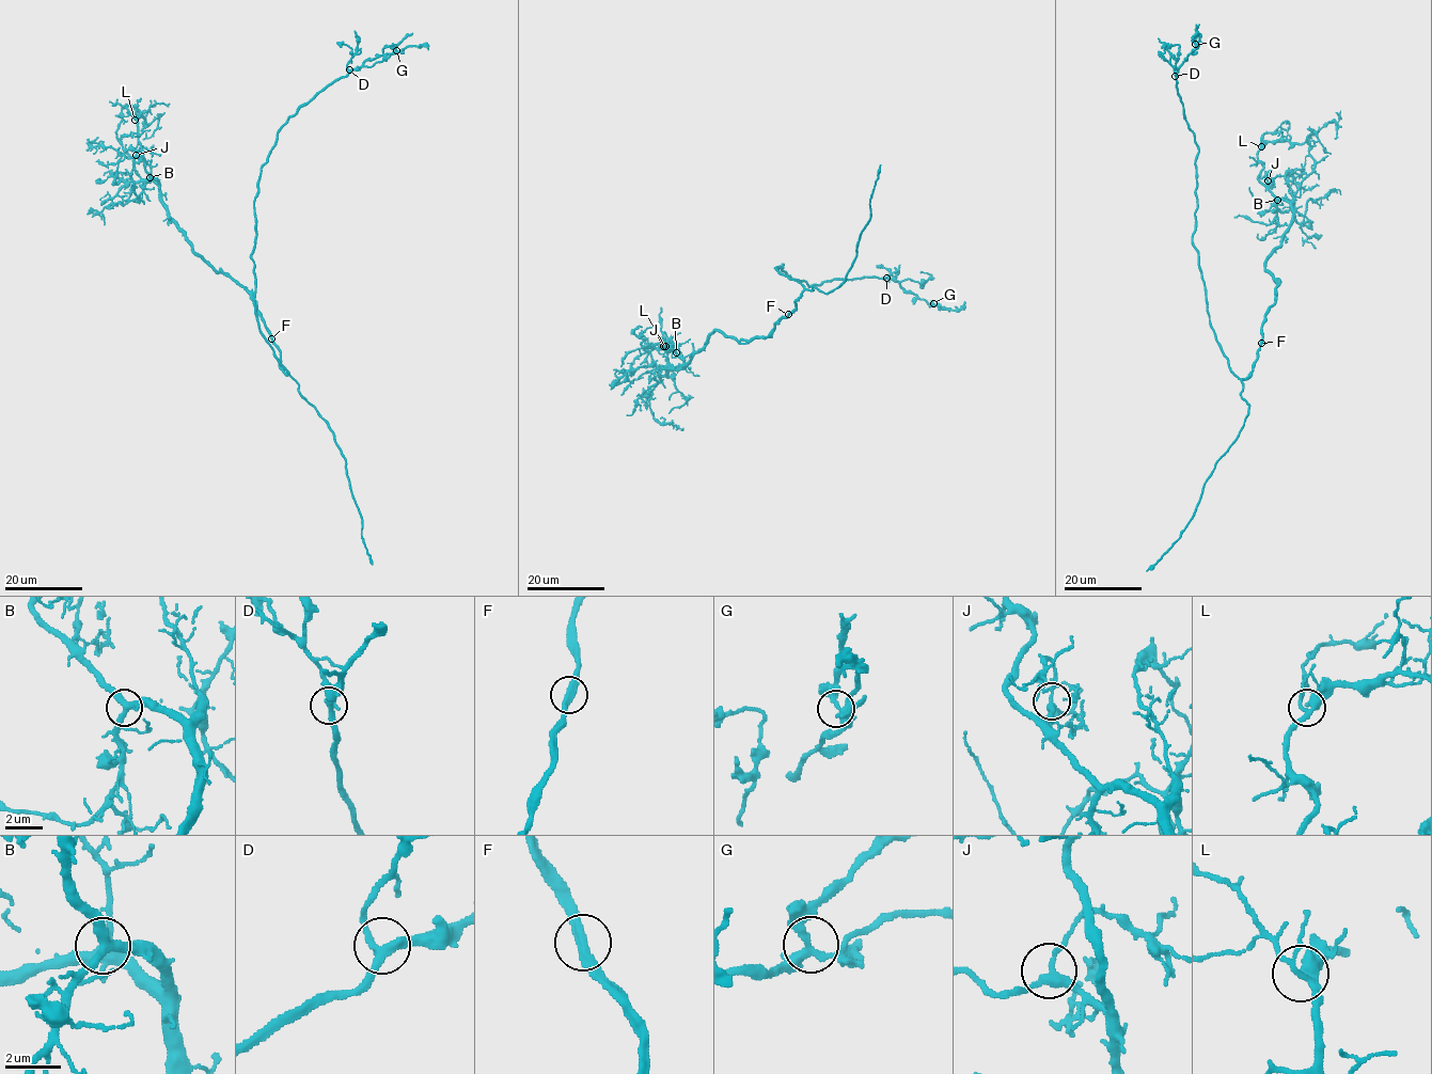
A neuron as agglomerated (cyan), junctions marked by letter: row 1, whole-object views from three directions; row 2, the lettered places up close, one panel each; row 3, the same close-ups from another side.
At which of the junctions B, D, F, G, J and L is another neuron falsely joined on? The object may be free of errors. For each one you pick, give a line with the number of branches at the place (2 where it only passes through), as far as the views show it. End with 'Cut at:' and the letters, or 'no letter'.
Cut at: no letter

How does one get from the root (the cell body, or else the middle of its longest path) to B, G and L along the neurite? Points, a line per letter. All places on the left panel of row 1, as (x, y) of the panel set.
B: (287, 373), (256, 302), (193, 251), (166, 209), (159, 183), (150, 177)
G: (287, 373), (261, 331), (255, 314), (251, 253), (261, 168), (277, 131), (301, 106), (365, 61), (396, 50)
L: (287, 373), (256, 302), (197, 255), (166, 209), (159, 183), (145, 170), (135, 120)

